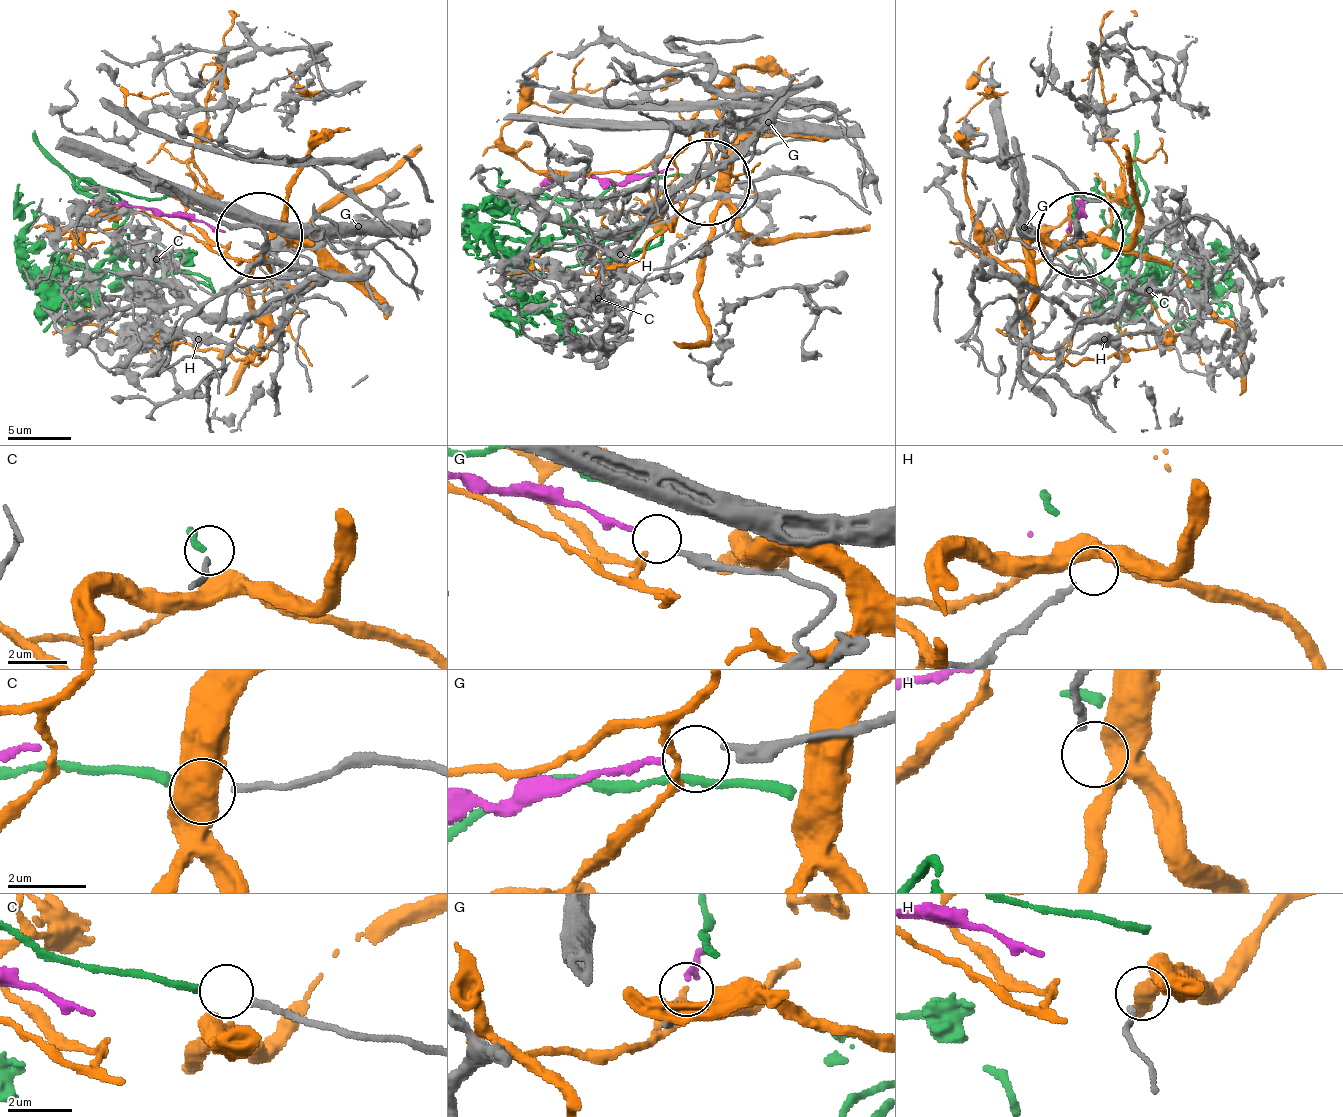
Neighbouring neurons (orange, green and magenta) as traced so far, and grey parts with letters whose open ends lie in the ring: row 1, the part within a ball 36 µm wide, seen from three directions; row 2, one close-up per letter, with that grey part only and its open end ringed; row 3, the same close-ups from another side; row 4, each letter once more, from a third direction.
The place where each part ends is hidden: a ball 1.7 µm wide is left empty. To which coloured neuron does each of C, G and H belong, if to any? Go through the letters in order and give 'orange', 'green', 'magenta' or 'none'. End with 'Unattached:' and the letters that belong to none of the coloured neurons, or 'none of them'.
C: green
G: magenta
H: none
Unattached: H

